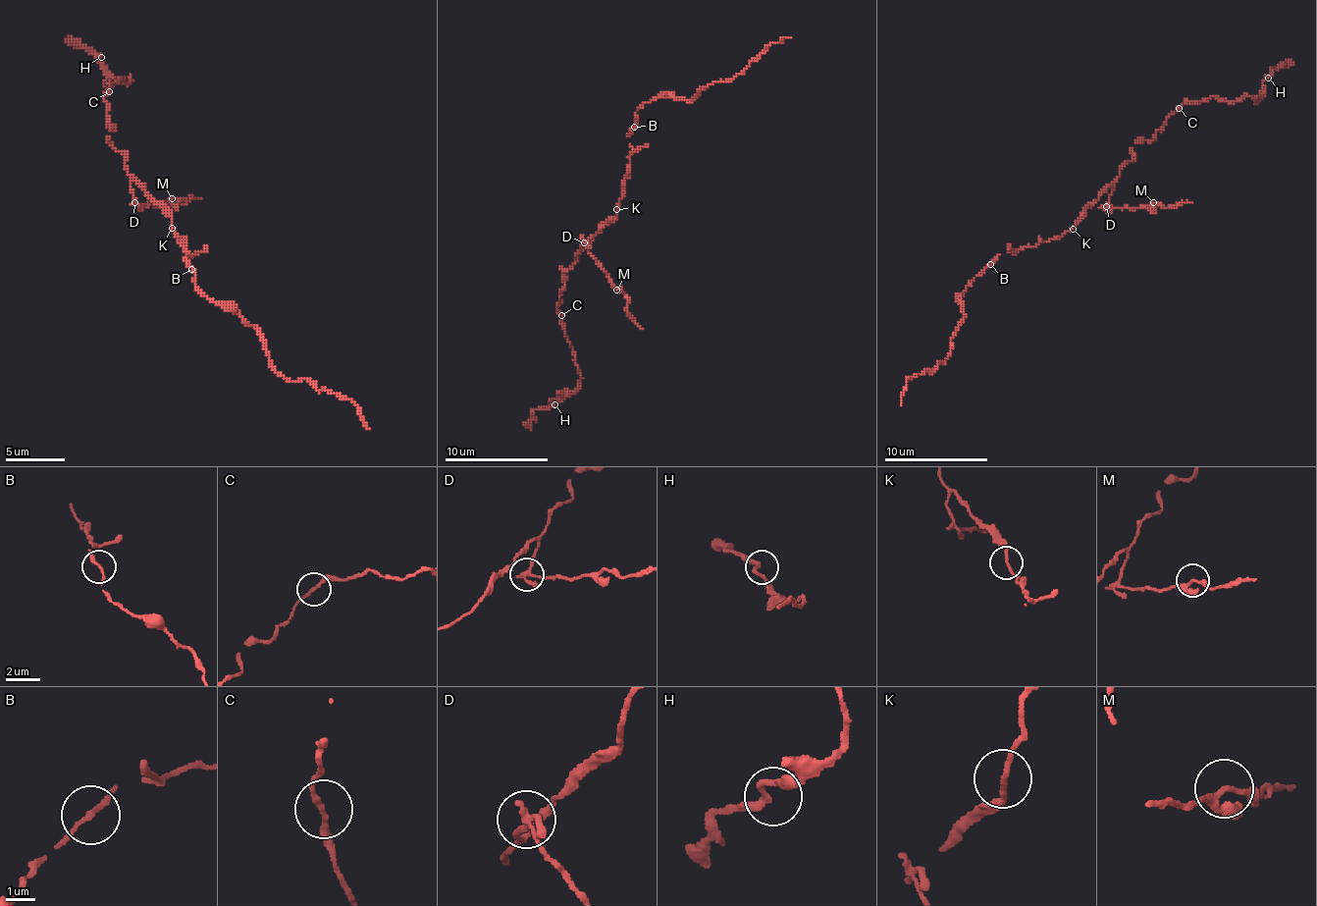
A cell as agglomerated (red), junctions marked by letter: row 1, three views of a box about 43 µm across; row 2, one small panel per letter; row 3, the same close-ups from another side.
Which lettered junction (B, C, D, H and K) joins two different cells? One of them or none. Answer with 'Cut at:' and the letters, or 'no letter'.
Cut at: D

